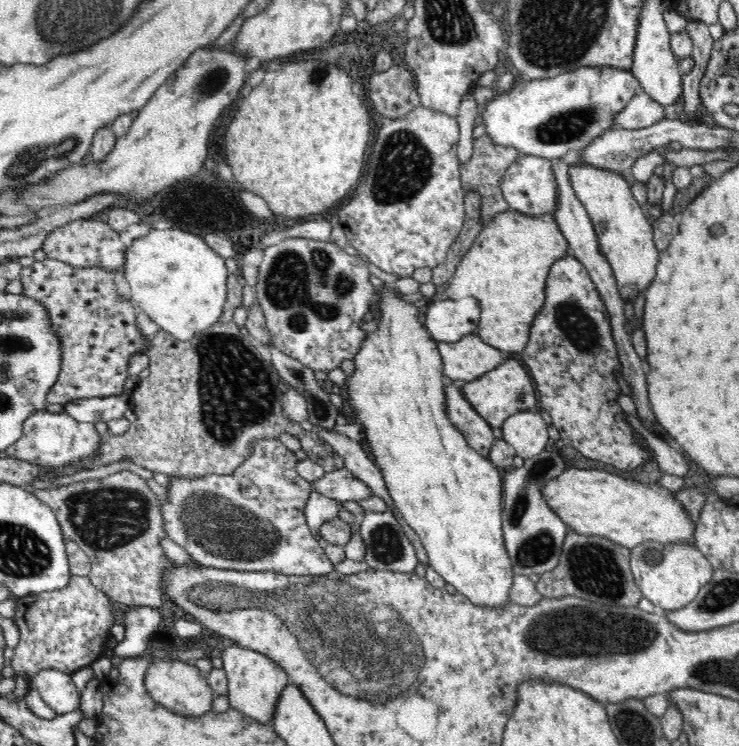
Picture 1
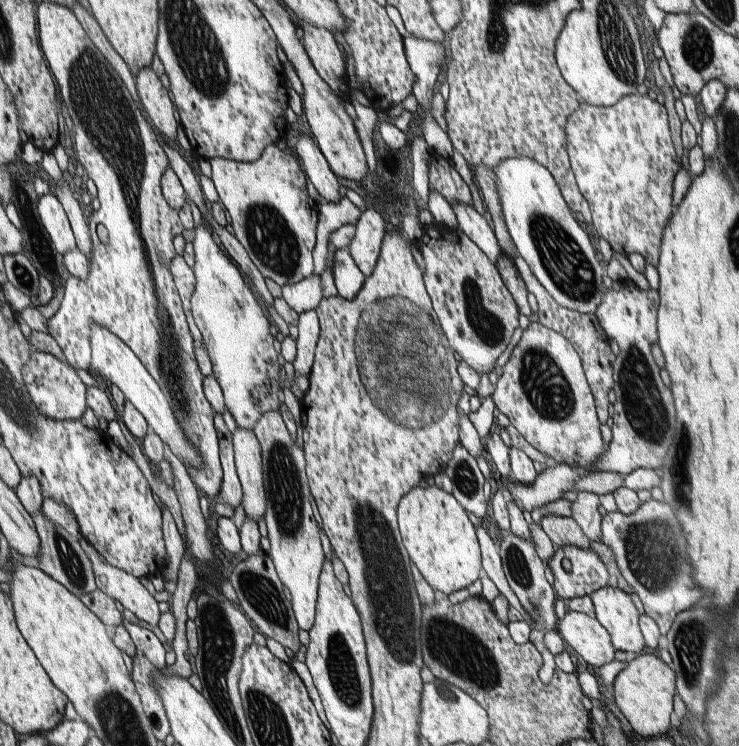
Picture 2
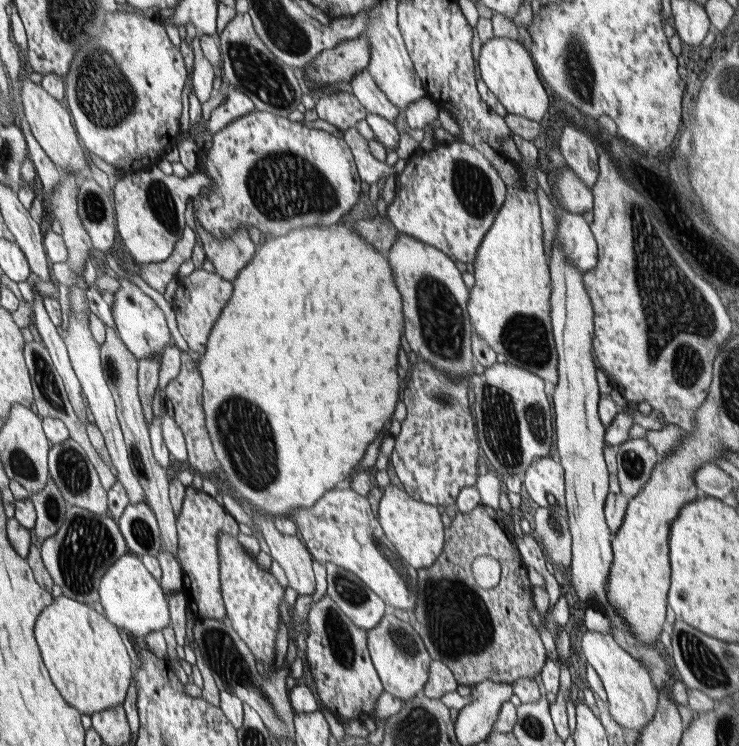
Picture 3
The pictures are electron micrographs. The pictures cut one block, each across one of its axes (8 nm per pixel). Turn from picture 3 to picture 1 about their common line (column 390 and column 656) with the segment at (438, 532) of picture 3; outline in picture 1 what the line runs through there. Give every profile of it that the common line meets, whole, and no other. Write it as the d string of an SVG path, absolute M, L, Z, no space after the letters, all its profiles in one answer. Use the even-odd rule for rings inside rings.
M570 468L558 476L558 480L546 482L544 486L550 510L578 534L602 536L626 548L634 548L636 542L644 542L644 538L692 538L696 516L690 518L674 494L658 484L640 484L634 478L626 480L600 470Z

